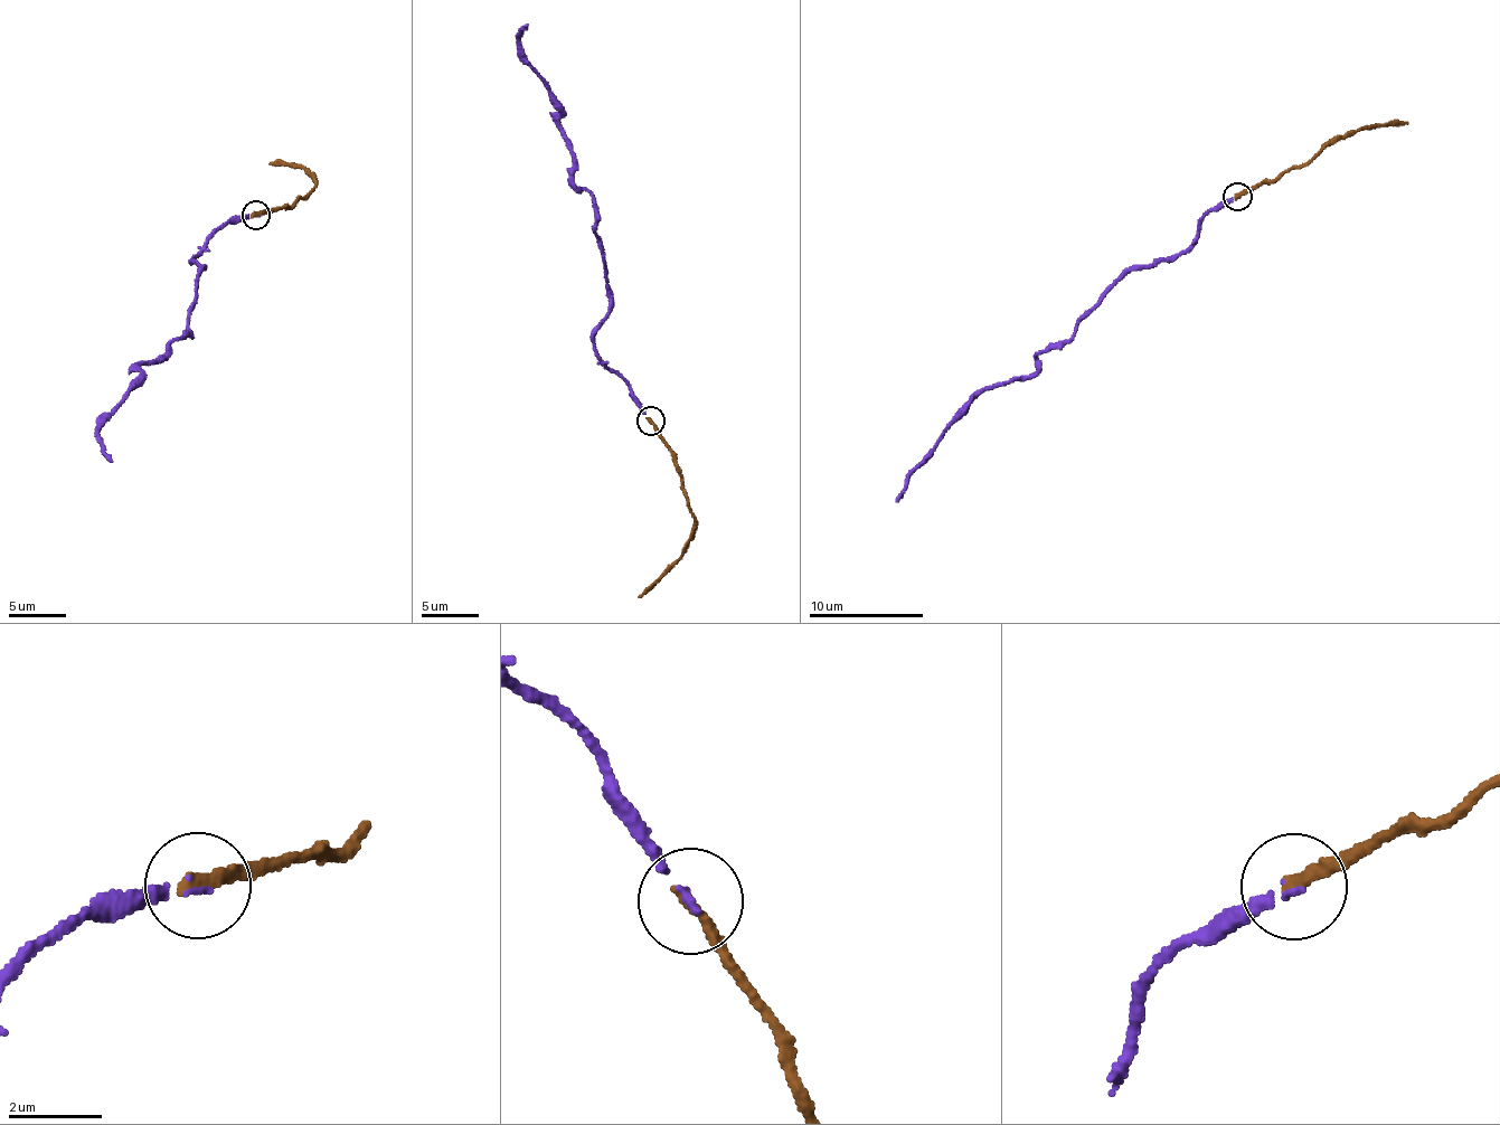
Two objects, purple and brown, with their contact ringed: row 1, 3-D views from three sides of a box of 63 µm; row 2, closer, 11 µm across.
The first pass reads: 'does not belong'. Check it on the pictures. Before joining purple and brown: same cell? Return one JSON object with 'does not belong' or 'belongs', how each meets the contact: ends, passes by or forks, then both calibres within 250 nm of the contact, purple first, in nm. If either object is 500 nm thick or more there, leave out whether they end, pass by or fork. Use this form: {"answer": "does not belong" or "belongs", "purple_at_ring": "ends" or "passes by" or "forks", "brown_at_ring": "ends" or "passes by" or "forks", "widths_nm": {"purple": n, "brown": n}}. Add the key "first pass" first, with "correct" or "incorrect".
{"first pass": "incorrect", "answer": "belongs", "purple_at_ring": "ends", "brown_at_ring": "ends", "widths_nm": {"purple": 110, "brown": 300}}

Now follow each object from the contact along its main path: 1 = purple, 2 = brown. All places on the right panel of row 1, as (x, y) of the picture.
1: (1235, 196), (1209, 210), (1188, 248), (1128, 271), (1065, 340), (1040, 350), (1036, 371), (979, 391), (896, 500)
2: (1238, 196), (1310, 163), (1326, 149), (1362, 128), (1407, 123)

